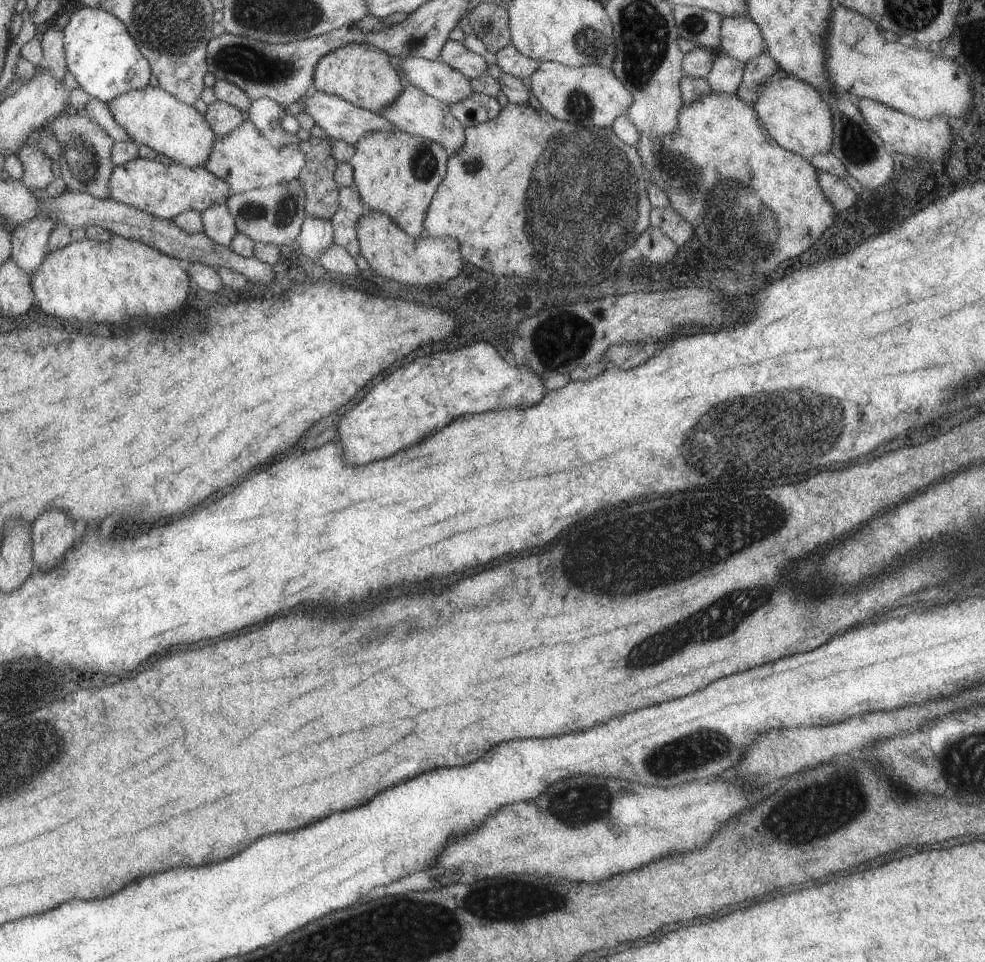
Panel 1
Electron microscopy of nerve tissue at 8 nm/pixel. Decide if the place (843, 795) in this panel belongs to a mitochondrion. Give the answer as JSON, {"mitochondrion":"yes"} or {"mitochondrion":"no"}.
{"mitochondrion":"yes"}

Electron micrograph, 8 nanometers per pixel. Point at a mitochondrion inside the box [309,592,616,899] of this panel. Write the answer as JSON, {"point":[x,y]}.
{"point":[580,803]}

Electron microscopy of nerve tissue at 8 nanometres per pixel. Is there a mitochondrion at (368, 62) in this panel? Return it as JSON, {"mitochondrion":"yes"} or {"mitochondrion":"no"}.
{"mitochondrion":"no"}

